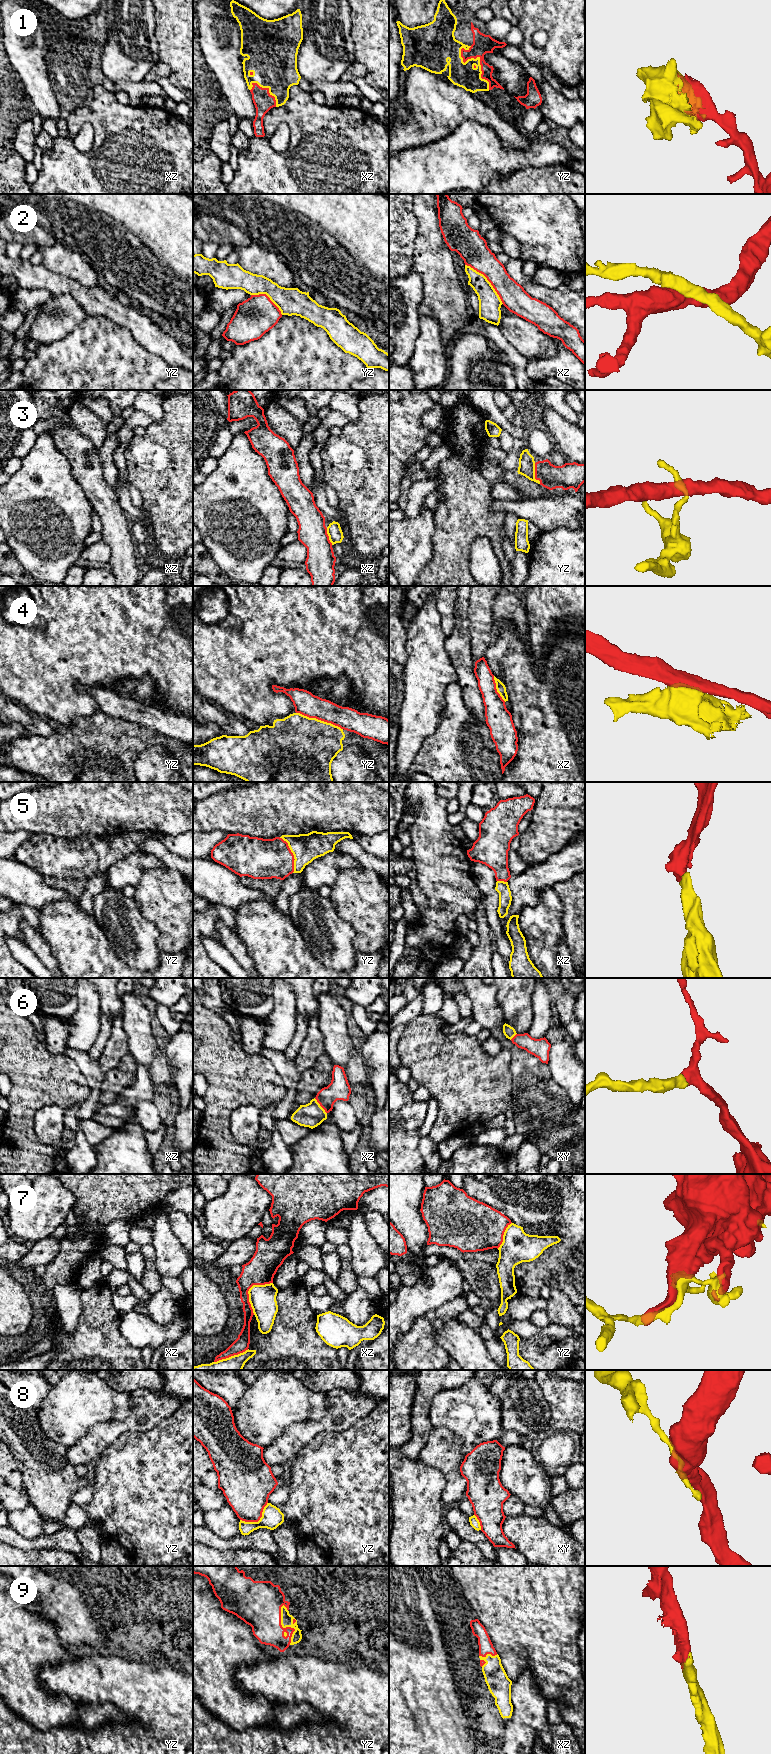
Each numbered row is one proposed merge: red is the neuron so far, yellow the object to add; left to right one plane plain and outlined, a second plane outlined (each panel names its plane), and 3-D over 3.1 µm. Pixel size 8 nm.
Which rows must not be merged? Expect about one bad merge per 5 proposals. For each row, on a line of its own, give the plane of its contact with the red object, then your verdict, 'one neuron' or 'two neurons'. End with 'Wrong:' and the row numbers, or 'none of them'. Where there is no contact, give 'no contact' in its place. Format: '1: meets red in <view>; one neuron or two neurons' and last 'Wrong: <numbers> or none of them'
1: meets red in yz; one neuron
2: meets red in xz; two neurons
3: meets red in yz; two neurons
4: meets red in yz; two neurons
5: meets red in yz; one neuron
6: meets red in xz; one neuron
7: meets red in xz; two neurons
8: meets red in yz; two neurons
9: meets red in yz; one neuron
Wrong: 2, 3, 4, 7, 8

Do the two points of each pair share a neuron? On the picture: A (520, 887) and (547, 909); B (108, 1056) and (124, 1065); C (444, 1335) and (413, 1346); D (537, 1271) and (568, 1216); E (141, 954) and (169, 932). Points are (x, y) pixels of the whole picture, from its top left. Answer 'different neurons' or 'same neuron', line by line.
A: different neurons
B: different neurons
C: different neurons
D: same neuron
E: different neurons

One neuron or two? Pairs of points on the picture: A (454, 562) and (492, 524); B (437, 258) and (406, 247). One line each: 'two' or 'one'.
A: one
B: two

